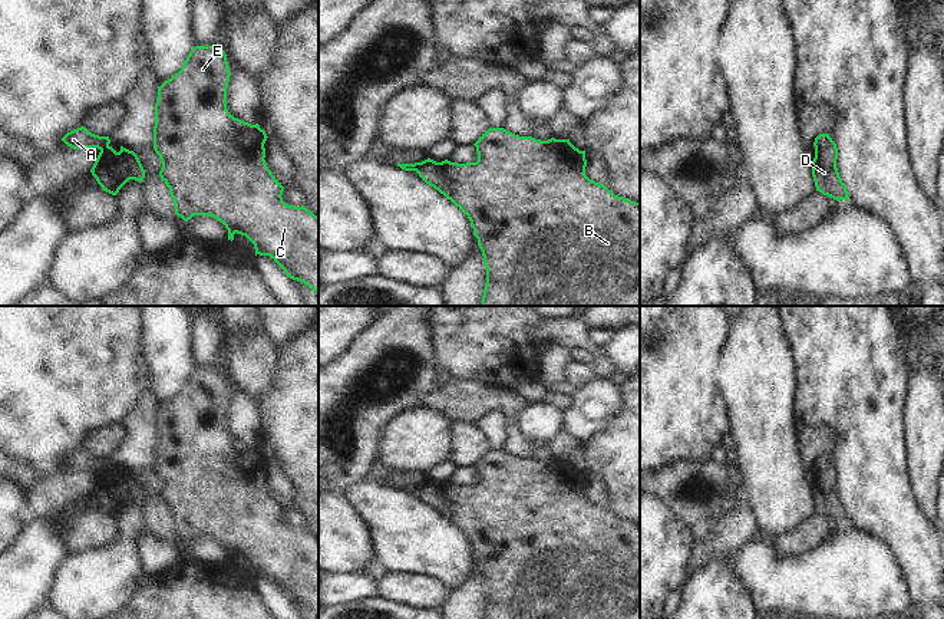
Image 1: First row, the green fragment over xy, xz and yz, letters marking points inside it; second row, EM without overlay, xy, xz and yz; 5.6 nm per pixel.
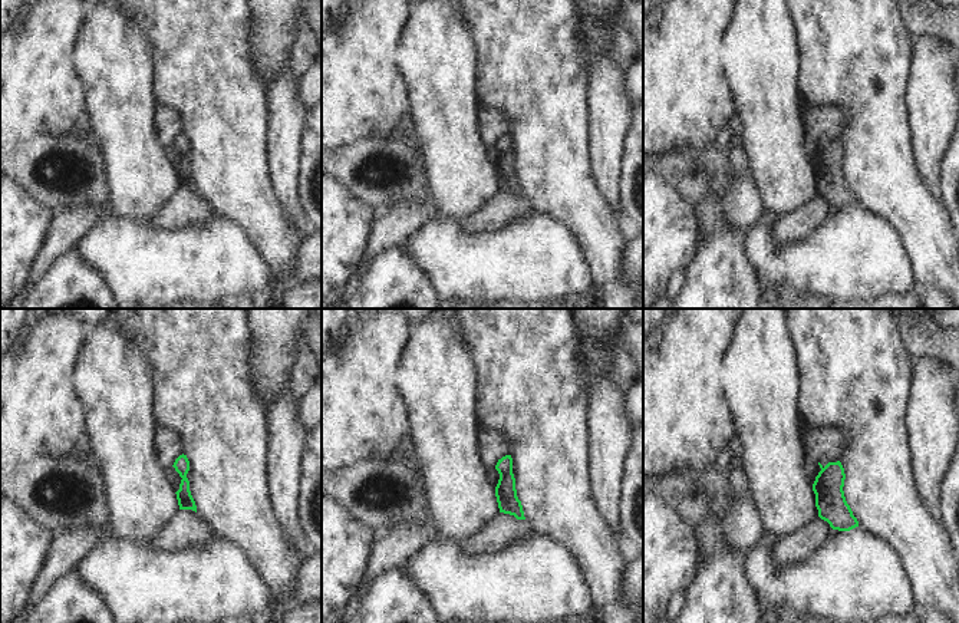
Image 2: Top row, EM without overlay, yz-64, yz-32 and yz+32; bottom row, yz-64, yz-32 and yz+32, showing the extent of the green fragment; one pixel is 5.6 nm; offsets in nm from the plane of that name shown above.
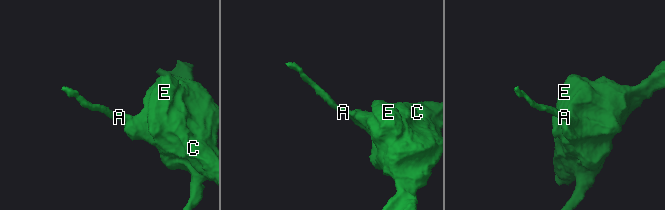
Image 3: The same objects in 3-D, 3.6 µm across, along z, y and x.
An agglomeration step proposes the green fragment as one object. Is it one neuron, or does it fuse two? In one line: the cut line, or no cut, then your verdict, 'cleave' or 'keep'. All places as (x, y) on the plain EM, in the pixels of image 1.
cut yz (831, 460), (825, 467), (815, 470); cleave

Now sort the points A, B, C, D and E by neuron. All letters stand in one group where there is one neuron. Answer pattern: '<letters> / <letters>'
A / B C D E

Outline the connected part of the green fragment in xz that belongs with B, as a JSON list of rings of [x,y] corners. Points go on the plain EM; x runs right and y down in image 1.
[[[489,450],[473,467],[478,474],[476,484],[436,484],[428,480],[420,484],[416,494],[468,537],[486,589],[482,619],[640,619],[640,524],[614,517],[604,506],[590,501],[585,497],[585,473],[575,470],[570,461],[541,462],[515,457],[504,450]]]

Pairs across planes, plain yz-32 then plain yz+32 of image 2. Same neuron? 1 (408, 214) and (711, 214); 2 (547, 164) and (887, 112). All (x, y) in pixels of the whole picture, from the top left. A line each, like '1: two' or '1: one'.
1: two
2: one

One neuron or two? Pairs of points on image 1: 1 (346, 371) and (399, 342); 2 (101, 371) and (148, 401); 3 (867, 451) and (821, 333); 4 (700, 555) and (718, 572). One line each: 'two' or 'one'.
1: one
2: two
3: one
4: two

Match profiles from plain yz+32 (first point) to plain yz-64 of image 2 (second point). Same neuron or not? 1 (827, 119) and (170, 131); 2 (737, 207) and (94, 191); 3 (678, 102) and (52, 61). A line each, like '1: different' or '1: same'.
1: same
2: different
3: same

